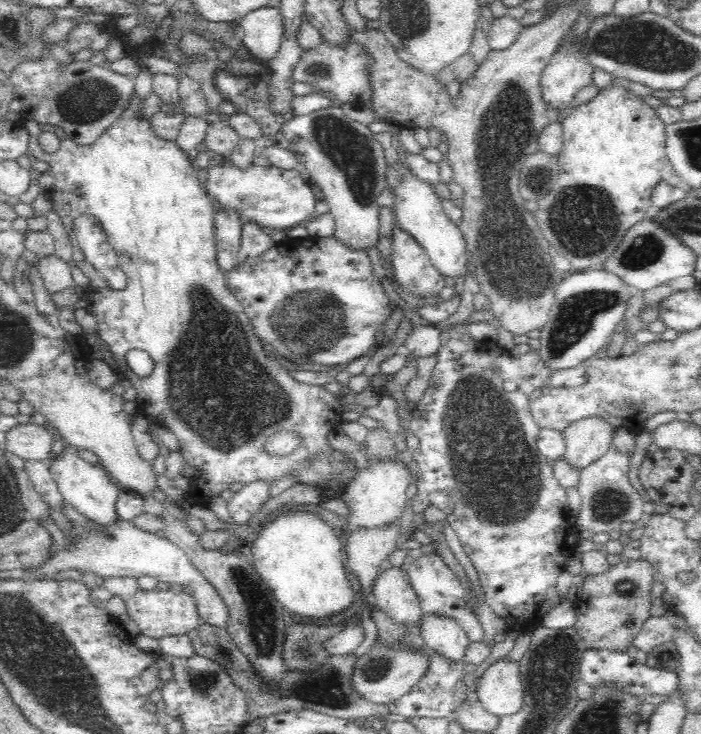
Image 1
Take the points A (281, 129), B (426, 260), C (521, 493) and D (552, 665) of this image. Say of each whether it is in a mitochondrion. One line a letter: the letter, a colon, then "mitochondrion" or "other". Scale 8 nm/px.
A: other
B: other
C: mitochondrion
D: mitochondrion

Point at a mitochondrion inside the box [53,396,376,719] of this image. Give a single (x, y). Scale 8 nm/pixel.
(326, 687)

